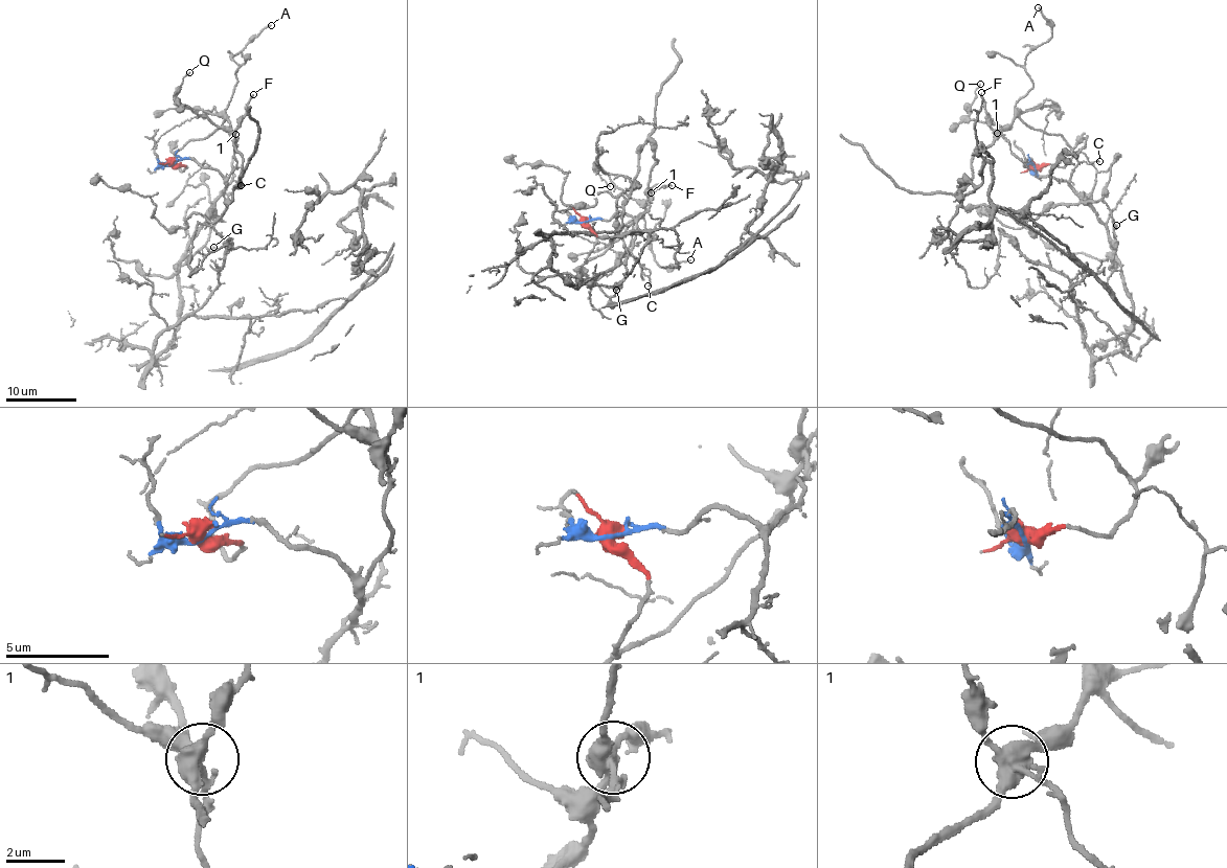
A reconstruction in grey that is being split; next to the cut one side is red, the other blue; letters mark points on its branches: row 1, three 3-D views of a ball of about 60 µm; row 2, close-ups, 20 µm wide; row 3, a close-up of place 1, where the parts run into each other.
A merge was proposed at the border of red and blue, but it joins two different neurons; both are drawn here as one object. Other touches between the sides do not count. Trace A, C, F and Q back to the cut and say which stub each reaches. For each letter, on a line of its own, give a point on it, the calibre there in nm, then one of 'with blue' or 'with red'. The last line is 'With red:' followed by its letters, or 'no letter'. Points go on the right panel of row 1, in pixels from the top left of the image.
A: at (1038, 7); 150 nm thick; with red
C: at (1099, 161); 120 nm thick; with blue
F: at (981, 92); 170 nm thick; with blue
Q: at (980, 84); 80 nm thick; with red
With red: A, Q

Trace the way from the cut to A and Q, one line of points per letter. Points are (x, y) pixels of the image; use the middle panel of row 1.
A: (584, 222), (596, 235), (587, 264), (641, 216), (648, 237), (655, 233), (651, 249), (660, 267), (690, 258)
Q: (584, 222), (596, 235), (587, 264), (604, 253), (644, 211), (642, 205), (597, 167), (594, 170), (610, 185)

